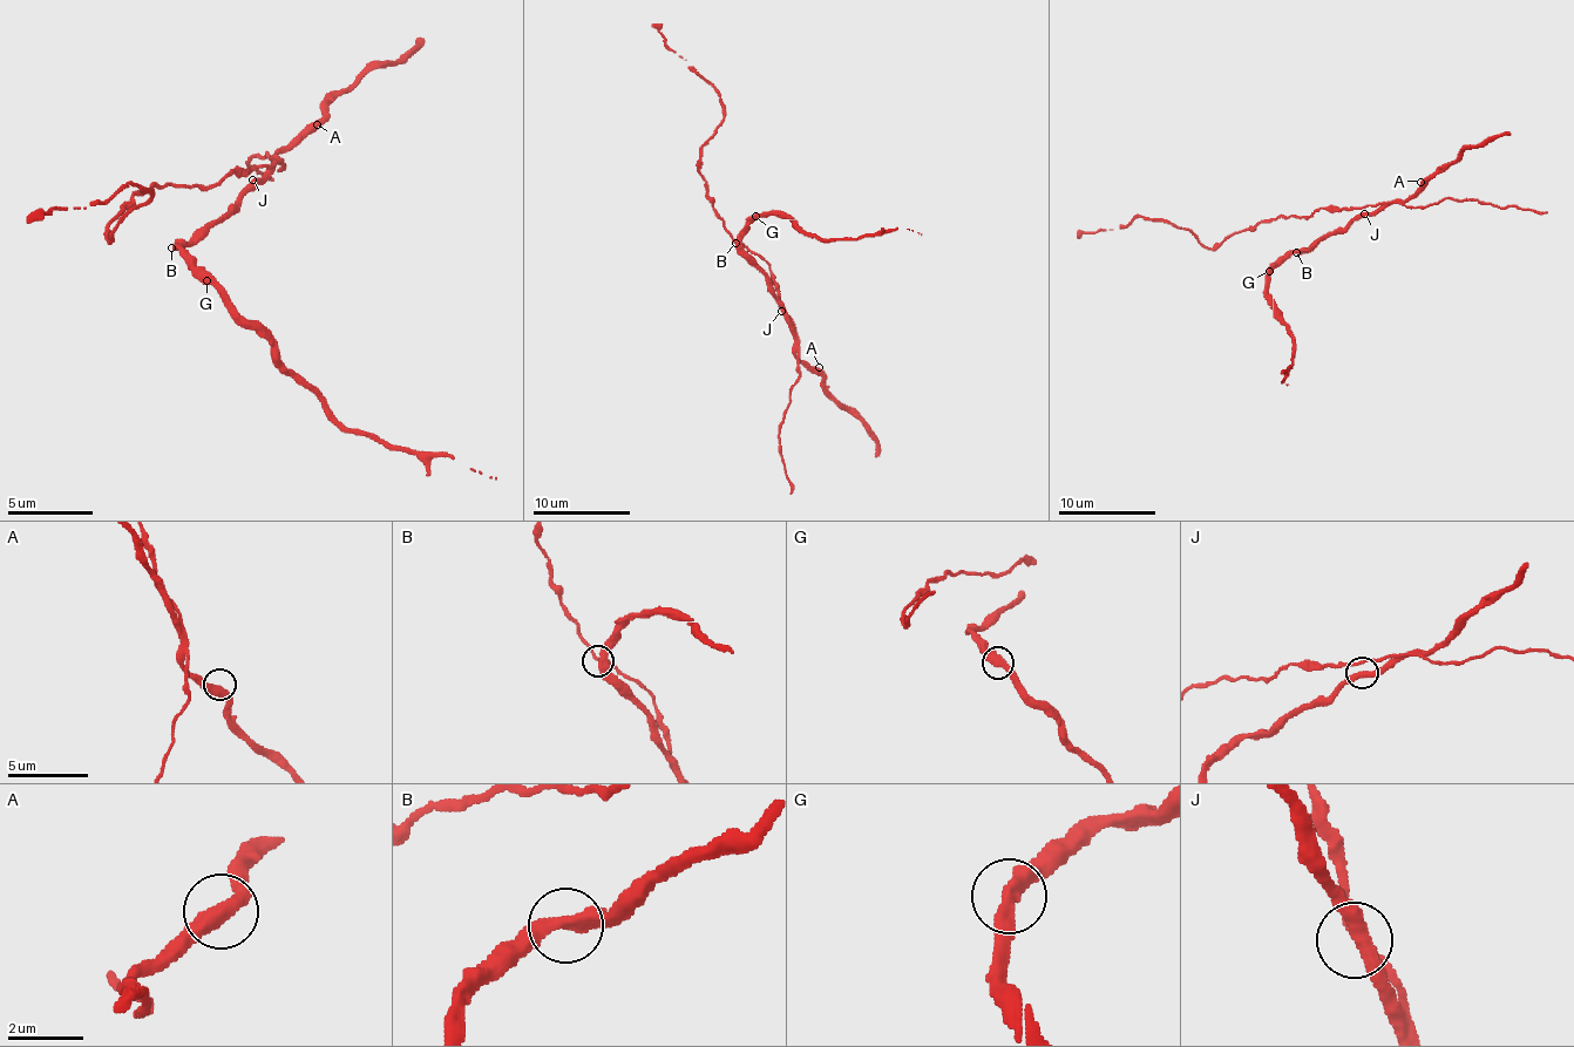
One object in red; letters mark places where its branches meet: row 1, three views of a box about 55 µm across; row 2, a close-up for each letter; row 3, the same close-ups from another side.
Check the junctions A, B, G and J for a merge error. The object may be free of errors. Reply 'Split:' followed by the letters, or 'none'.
Split: none

